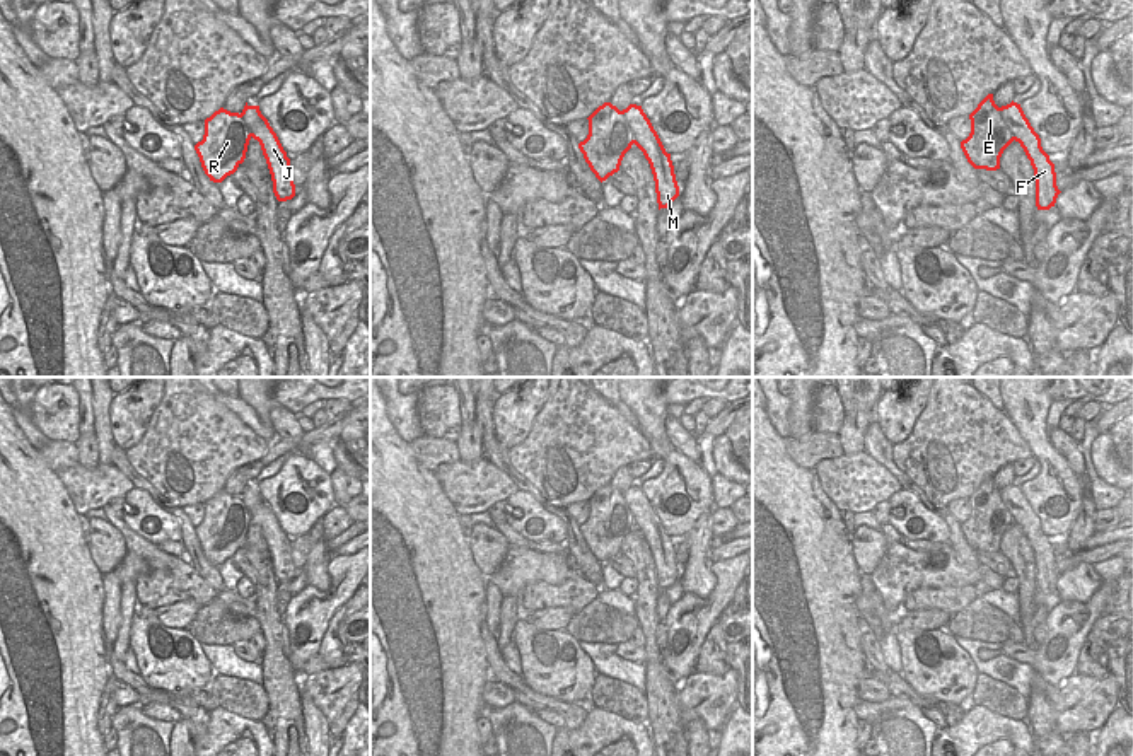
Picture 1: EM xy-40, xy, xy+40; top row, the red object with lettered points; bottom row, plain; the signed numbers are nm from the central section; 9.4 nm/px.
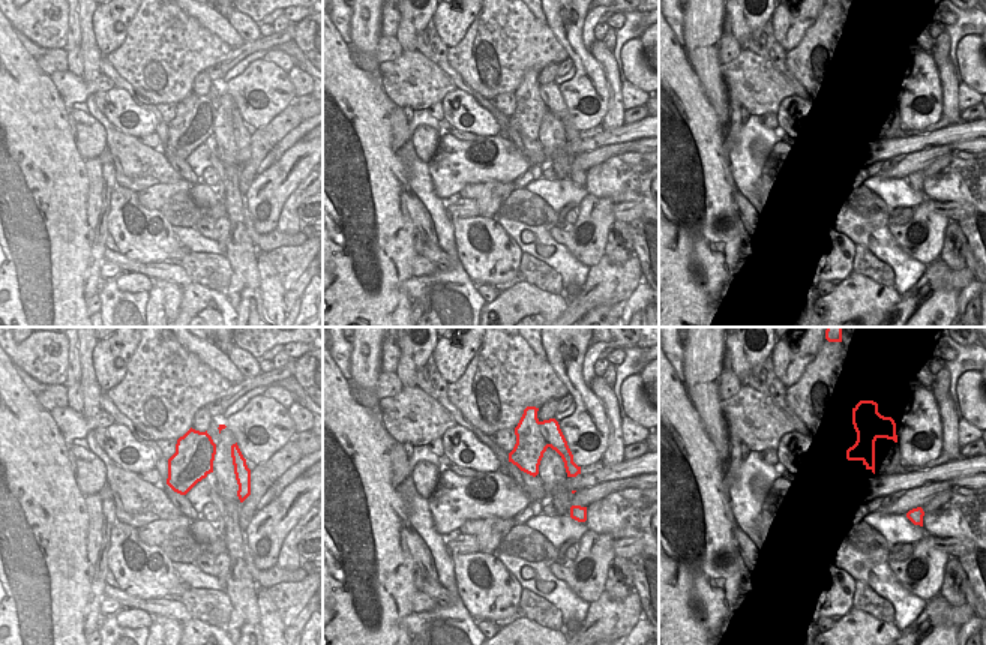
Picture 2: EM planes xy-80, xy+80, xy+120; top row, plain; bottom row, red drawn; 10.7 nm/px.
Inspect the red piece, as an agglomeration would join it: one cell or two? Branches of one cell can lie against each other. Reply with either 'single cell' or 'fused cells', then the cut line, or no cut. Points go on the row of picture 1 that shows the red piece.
fused cells; cut in xy along (621, 111), (635, 142)

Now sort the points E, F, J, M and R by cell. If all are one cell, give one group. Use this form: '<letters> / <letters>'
E R / F J M

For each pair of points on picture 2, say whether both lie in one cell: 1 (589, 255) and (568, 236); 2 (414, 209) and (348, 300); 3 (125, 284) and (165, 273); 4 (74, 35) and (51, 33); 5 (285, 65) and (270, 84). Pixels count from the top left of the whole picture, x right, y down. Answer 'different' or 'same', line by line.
1: same
2: different
3: different
4: different
5: different

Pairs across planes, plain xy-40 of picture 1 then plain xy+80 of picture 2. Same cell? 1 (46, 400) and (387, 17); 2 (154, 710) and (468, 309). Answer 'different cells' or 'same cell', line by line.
1: same cell
2: different cells

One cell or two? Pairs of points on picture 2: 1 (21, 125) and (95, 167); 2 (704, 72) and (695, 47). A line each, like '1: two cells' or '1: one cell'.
1: two cells
2: one cell

